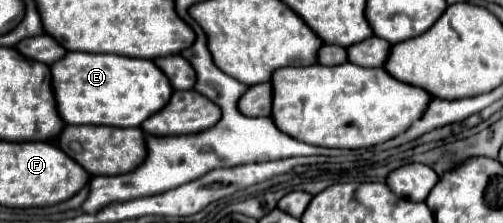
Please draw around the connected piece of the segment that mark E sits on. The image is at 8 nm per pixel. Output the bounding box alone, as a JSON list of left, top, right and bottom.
[50,52,172,128]

